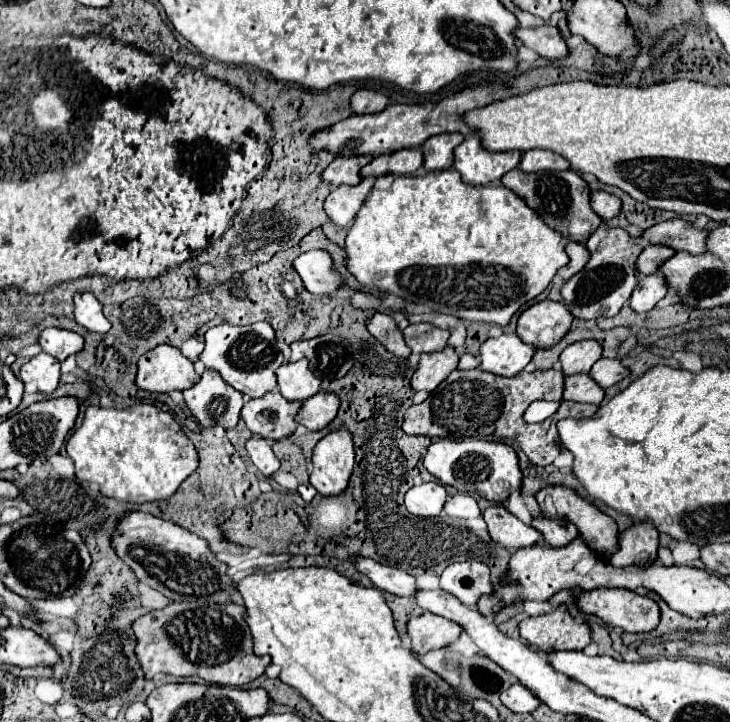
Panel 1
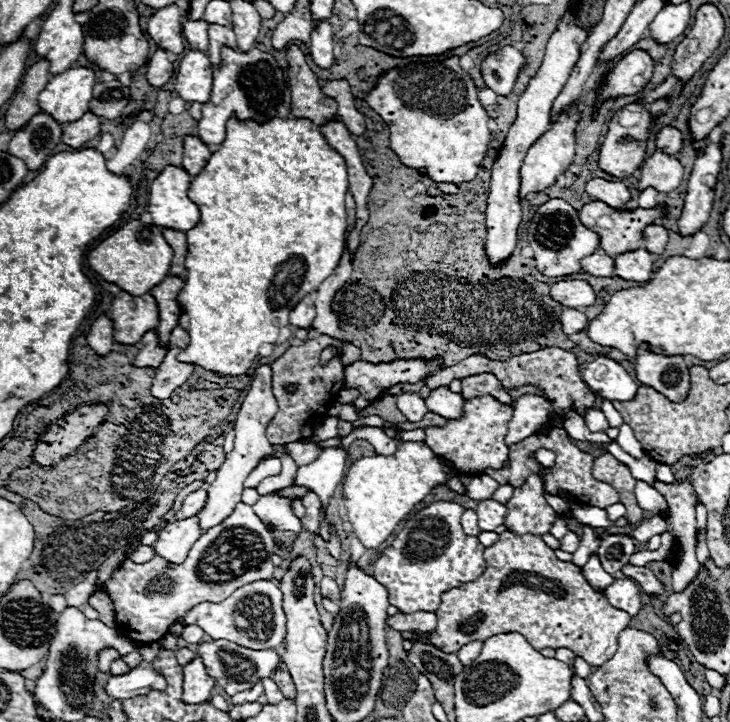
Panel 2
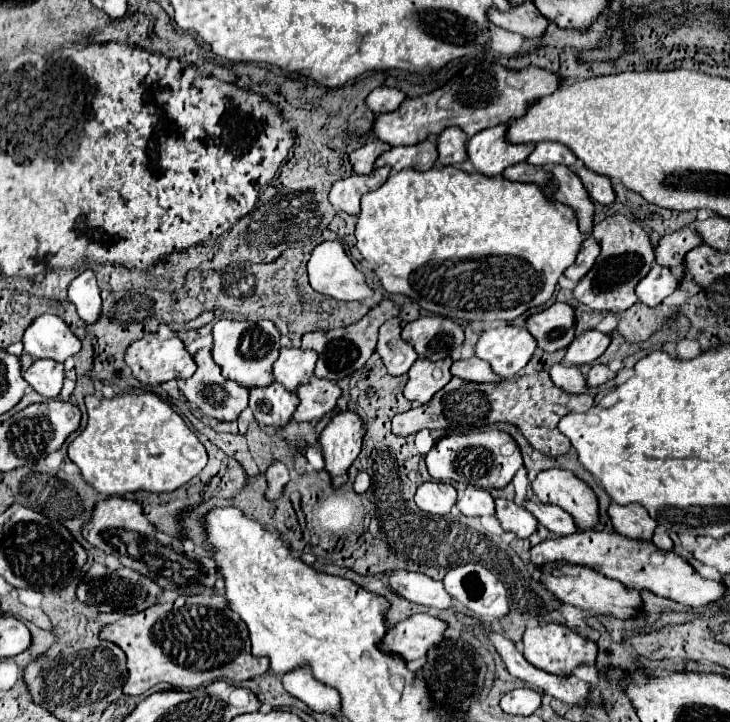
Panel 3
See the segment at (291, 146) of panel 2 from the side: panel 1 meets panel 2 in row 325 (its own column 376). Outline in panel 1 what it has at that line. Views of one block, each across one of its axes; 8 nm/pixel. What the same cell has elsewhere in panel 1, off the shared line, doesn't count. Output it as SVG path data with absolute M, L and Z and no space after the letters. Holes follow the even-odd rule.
M450 168L450 170L444 170L444 172L430 172L430 174L424 174L424 176L396 176L390 190L376 190L374 188L368 194L366 202L362 204L362 208L358 210L358 216L354 218L354 224L348 230L348 236L346 236L346 268L358 280L360 286L376 286L376 288L386 290L386 292L390 292L398 298L408 300L408 302L424 304L434 312L450 314L450 316L456 316L456 318L462 318L462 320L506 326L510 322L510 318L514 316L514 312L520 306L524 306L528 300L536 298L542 290L546 290L546 286L554 278L556 270L568 264L568 256L564 252L564 246L566 246L566 240L562 238L562 234L548 228L542 222L542 218L526 206L526 202L522 198L512 194L512 190L508 190L504 186L498 186L498 188L494 188L494 186L464 186L460 174Z

